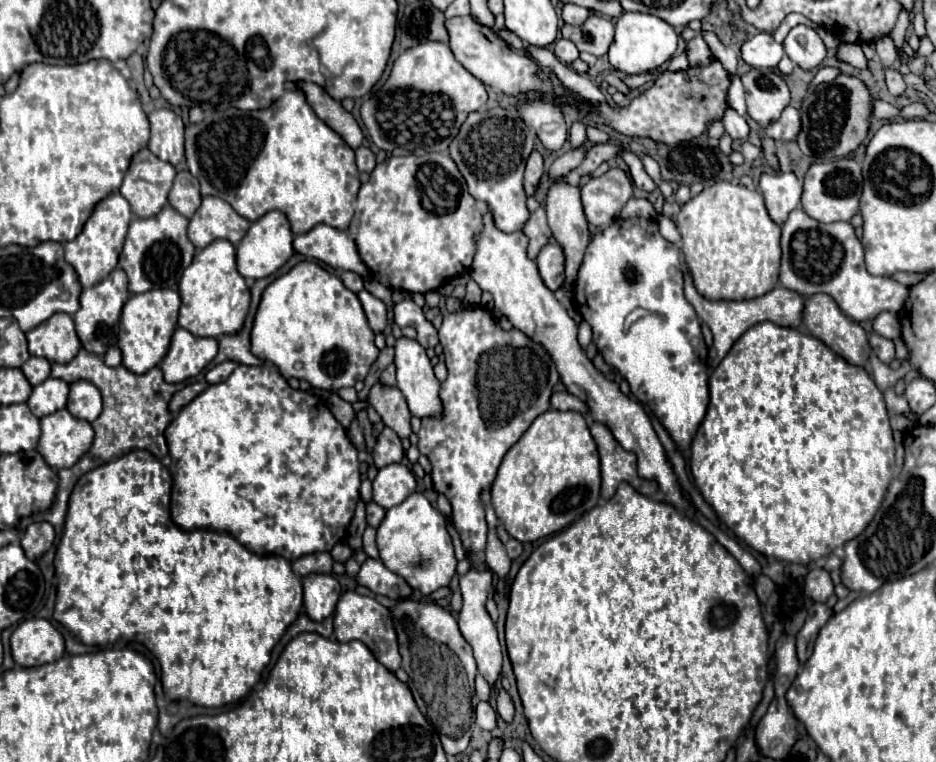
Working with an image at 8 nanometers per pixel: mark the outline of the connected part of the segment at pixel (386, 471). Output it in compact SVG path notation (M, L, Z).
M387 464L379 468L373 480L373 500L385 510L401 504L415 492L415 476L405 464Z

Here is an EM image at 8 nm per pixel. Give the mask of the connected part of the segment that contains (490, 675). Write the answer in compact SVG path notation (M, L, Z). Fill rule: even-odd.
M469 570L461 580L459 580L459 588L463 594L463 610L459 614L459 628L461 634L465 636L465 640L471 644L475 660L477 660L477 670L479 674L489 682L489 686L493 686L501 674L501 644L497 638L497 630L495 624L485 608L485 600L487 600L487 592L491 588L491 570L485 572L475 572Z

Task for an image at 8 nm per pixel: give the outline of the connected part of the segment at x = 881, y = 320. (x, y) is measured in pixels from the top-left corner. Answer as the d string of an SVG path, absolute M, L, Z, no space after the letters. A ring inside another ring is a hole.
M881 312L875 320L873 320L873 330L889 340L895 340L901 336L901 324L897 314L893 312Z

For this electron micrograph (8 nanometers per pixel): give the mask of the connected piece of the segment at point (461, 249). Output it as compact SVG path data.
M429 152L425 156L391 156L387 158L385 162L377 164L375 170L371 172L371 178L367 184L361 186L359 194L357 194L357 200L355 200L355 214L353 214L353 220L347 228L347 234L353 238L355 246L357 246L357 252L361 256L361 260L365 262L365 266L371 270L371 276L381 282L385 288L389 290L405 290L405 292L429 292L429 290L437 290L439 286L443 286L447 280L451 280L453 276L461 276L465 272L469 272L471 268L471 262L473 262L473 254L475 254L475 236L481 232L481 210L475 202L475 198L469 194L467 190L467 184L465 184L465 178L461 176L461 172L457 170L455 162L447 156L447 154L439 154L439 152Z

